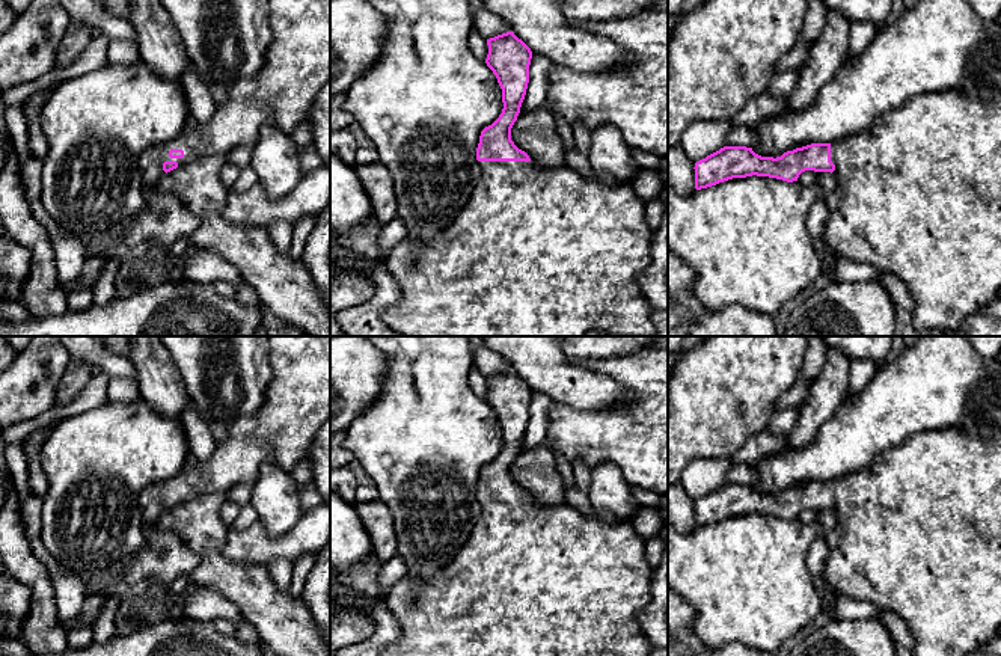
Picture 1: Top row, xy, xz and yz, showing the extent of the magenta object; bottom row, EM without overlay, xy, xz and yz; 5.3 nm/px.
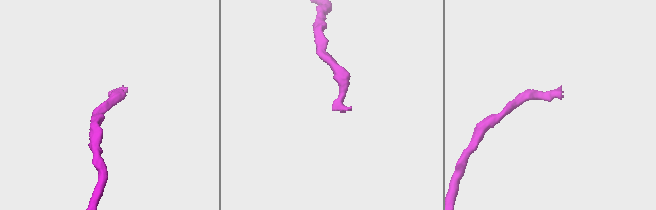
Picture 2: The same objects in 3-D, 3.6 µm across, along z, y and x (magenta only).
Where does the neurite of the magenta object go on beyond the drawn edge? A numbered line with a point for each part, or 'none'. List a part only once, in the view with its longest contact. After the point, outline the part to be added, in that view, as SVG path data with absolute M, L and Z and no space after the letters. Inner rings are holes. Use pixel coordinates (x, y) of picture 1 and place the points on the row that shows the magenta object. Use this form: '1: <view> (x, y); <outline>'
1: xy (296, 68); M268 0L268 9L274 39L261 71L253 78L238 80L228 100L217 104L210 121L188 118L175 139L143 152L140 167L146 202L127 226L124 241L128 247L140 249L145 243L152 243L155 249L169 249L179 238L188 240L201 223L179 198L160 189L160 179L166 175L164 161L184 166L205 155L228 155L237 146L253 149L264 125L292 134L300 124L309 124L314 103L330 81L330 0Z

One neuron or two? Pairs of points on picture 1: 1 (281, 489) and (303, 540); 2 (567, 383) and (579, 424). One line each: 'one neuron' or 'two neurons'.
1: two neurons
2: two neurons

